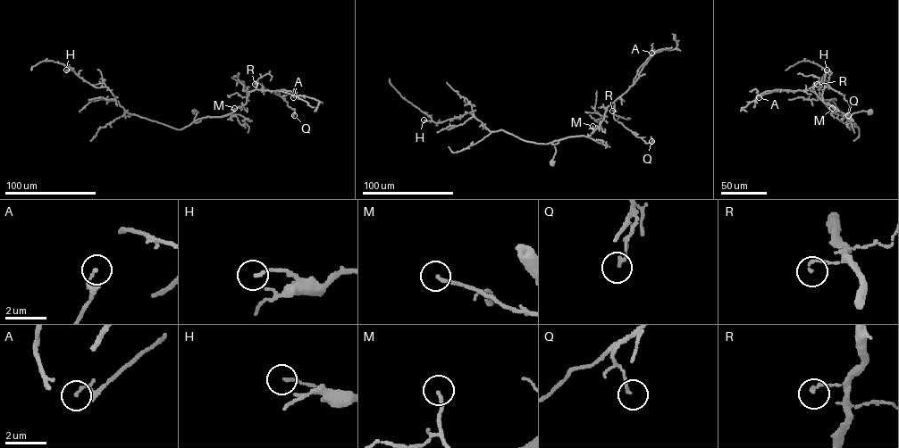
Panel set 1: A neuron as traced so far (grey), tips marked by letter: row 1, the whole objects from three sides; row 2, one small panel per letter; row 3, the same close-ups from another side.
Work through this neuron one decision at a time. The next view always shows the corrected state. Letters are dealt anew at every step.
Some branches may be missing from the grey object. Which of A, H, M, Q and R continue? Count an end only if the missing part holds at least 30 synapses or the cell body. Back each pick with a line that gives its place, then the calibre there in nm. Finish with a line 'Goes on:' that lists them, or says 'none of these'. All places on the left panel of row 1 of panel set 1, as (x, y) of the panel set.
A: place (293, 97); calibre 90 nm
M: place (234, 108); calibre 160 nm
Goes on: A, M

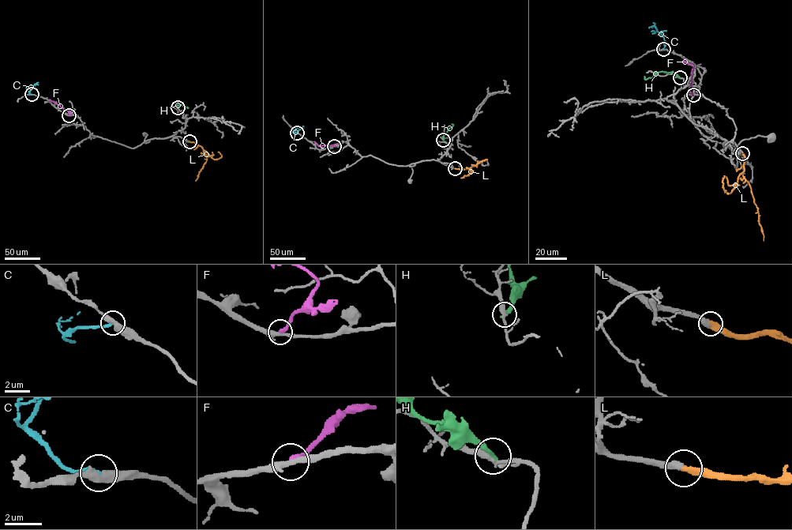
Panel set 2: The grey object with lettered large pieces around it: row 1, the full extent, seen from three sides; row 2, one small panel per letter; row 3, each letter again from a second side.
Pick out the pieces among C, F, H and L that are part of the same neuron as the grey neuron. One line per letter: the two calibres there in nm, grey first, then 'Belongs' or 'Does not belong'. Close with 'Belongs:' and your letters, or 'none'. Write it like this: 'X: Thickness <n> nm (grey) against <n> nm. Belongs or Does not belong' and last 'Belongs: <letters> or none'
C: Thickness 480 nm (grey) against 240 nm. Does not belong
F: Thickness 340 nm (grey) against 300 nm. Does not belong
H: Thickness 320 nm (grey) against 280 nm. Does not belong
L: Thickness 440 nm (grey) against 460 nm. Belongs
Belongs: L

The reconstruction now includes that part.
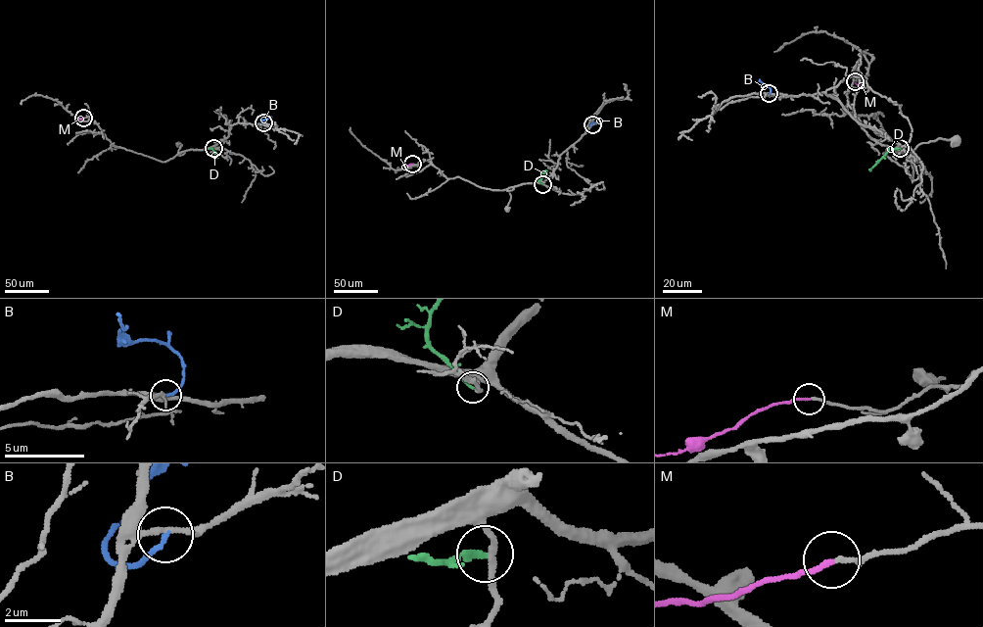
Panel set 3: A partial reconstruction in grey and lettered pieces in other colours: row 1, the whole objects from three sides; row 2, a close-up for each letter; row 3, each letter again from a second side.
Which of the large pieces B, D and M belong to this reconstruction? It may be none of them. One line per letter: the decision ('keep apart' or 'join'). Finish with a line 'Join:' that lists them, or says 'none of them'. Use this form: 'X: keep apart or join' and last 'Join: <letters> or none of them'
B: keep apart
D: keep apart
M: join
Join: M

